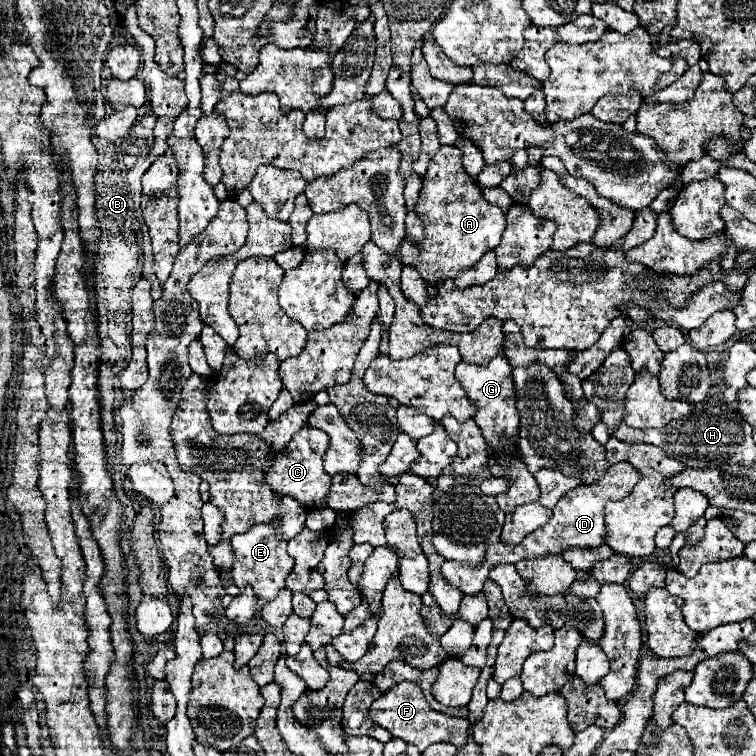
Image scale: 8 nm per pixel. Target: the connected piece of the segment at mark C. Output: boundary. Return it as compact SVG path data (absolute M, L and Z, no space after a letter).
M303 428L303 432L297 432L287 448L283 452L277 452L275 464L269 468L265 476L265 484L273 488L279 496L291 496L295 498L305 510L317 510L325 508L325 498L331 488L331 476L323 470L323 454L329 448L329 436L323 430L315 428Z

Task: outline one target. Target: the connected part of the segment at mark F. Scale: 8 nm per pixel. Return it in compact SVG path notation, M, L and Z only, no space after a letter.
M401 682L389 692L381 694L369 708L369 716L375 724L387 728L395 738L401 738L409 744L415 744L421 752L431 746L433 742L449 742L457 748L463 748L467 744L467 730L469 730L469 720L467 718L457 718L457 716L447 716L443 712L433 710L421 688L413 682Z

